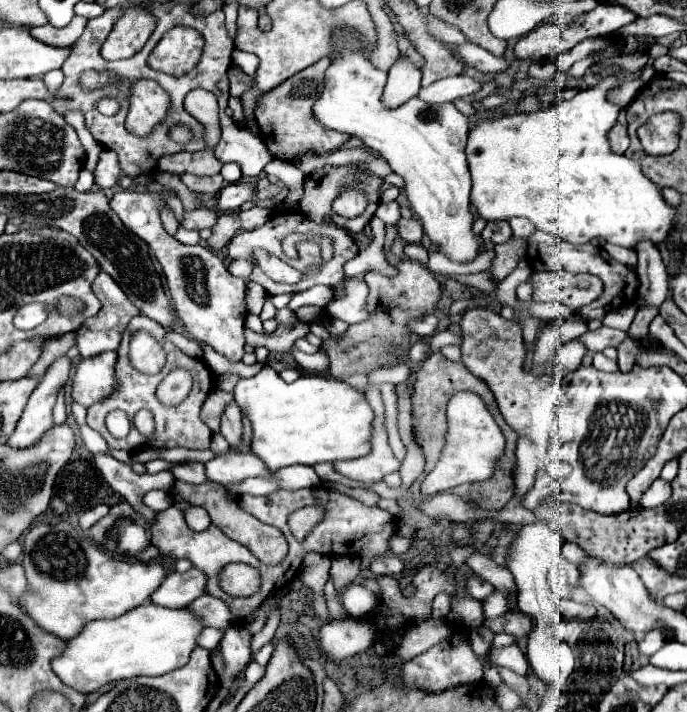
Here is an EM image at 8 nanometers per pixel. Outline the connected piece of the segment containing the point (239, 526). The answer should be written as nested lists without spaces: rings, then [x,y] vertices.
[[[175,480],[173,490],[183,500],[187,500],[191,506],[205,508],[209,512],[209,516],[211,516],[211,522],[217,528],[221,528],[225,534],[229,534],[229,538],[233,538],[237,542],[243,542],[261,562],[265,562],[265,564],[279,564],[281,558],[285,558],[285,554],[287,554],[287,540],[285,540],[285,536],[275,526],[263,524],[261,520],[257,520],[251,514],[247,514],[245,510],[241,510],[239,504],[233,498],[225,496],[225,488],[221,484],[205,482],[205,484],[199,484],[199,486],[193,486],[193,484]]]

